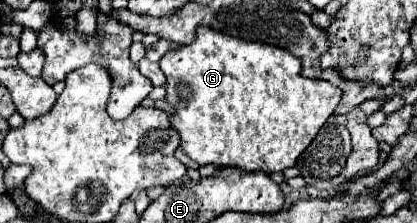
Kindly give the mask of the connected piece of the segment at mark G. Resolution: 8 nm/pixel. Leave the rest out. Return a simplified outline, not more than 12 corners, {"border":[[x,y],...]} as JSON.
{"border":[[205,26],[160,59],[198,165],[280,173],[342,91]]}

